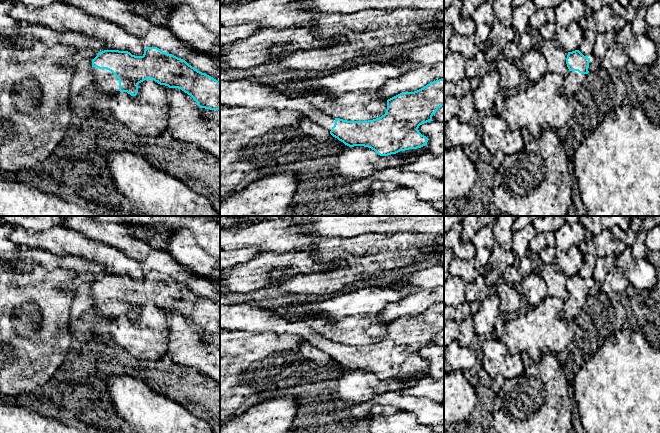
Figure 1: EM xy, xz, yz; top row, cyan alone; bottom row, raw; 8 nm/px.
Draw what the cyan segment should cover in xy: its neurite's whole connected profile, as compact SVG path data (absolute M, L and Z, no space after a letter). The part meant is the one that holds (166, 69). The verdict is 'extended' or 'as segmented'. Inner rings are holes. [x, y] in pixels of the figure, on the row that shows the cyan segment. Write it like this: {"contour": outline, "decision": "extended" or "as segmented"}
{"contour": "M148 47L142 56L128 51L104 50L92 60L93 84L116 94L138 93L138 84L152 79L160 85L178 88L190 95L200 108L220 110L220 83L185 60Z", "decision": "extended"}

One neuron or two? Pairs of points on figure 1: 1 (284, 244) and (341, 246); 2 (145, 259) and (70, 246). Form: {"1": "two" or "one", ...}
{"1": "two", "2": "two"}

